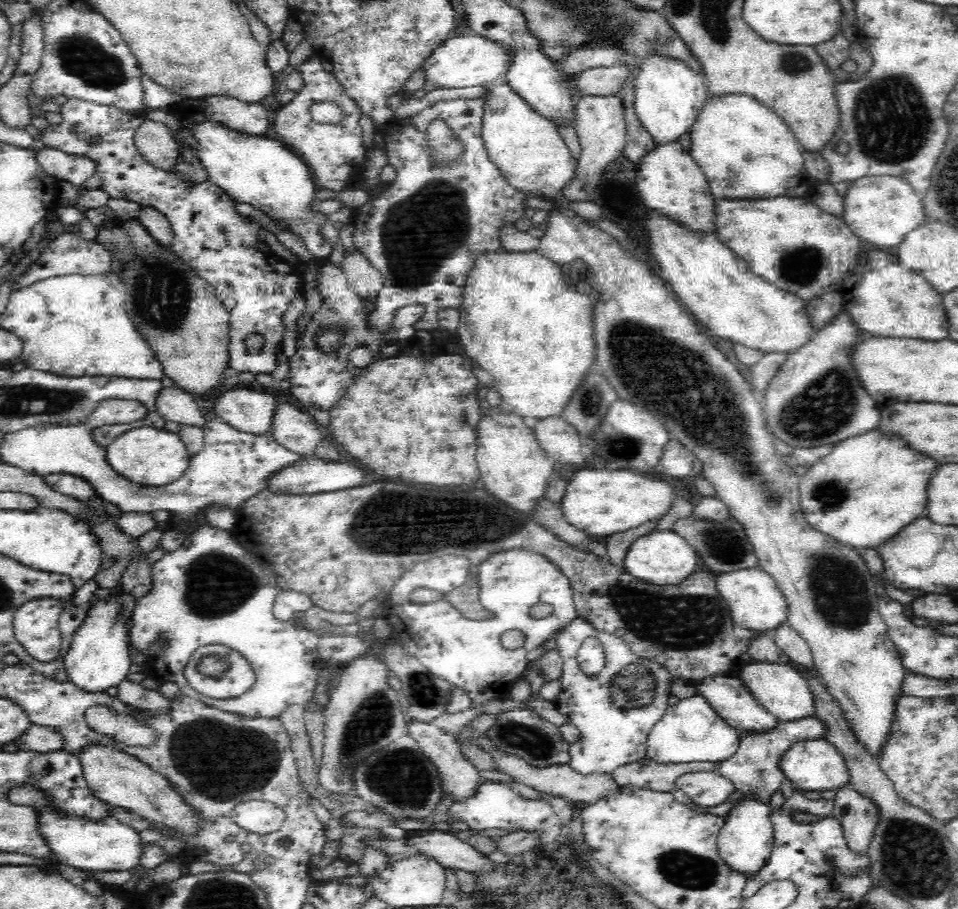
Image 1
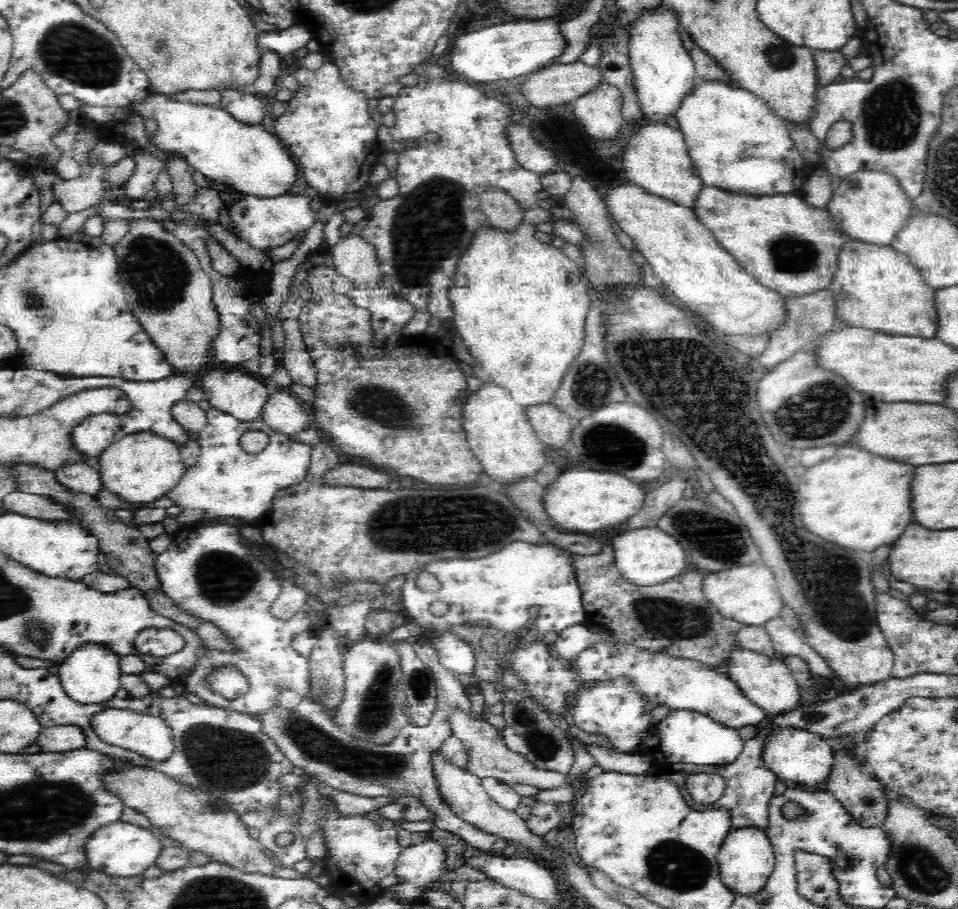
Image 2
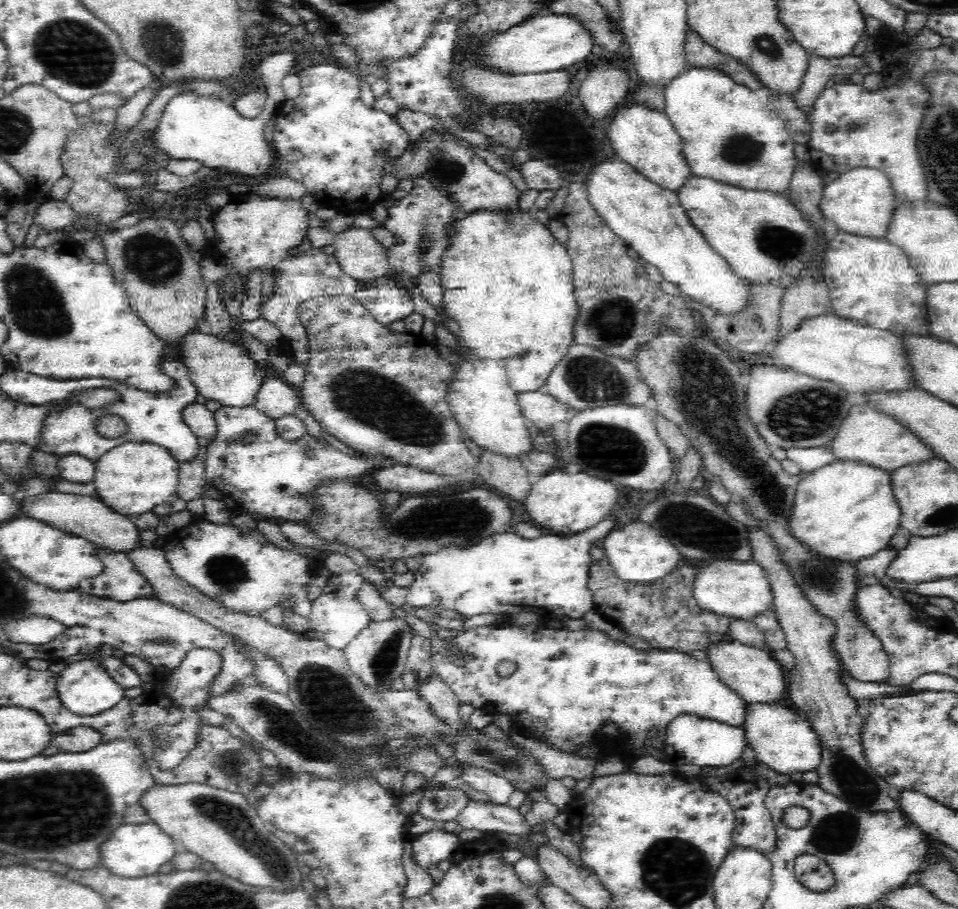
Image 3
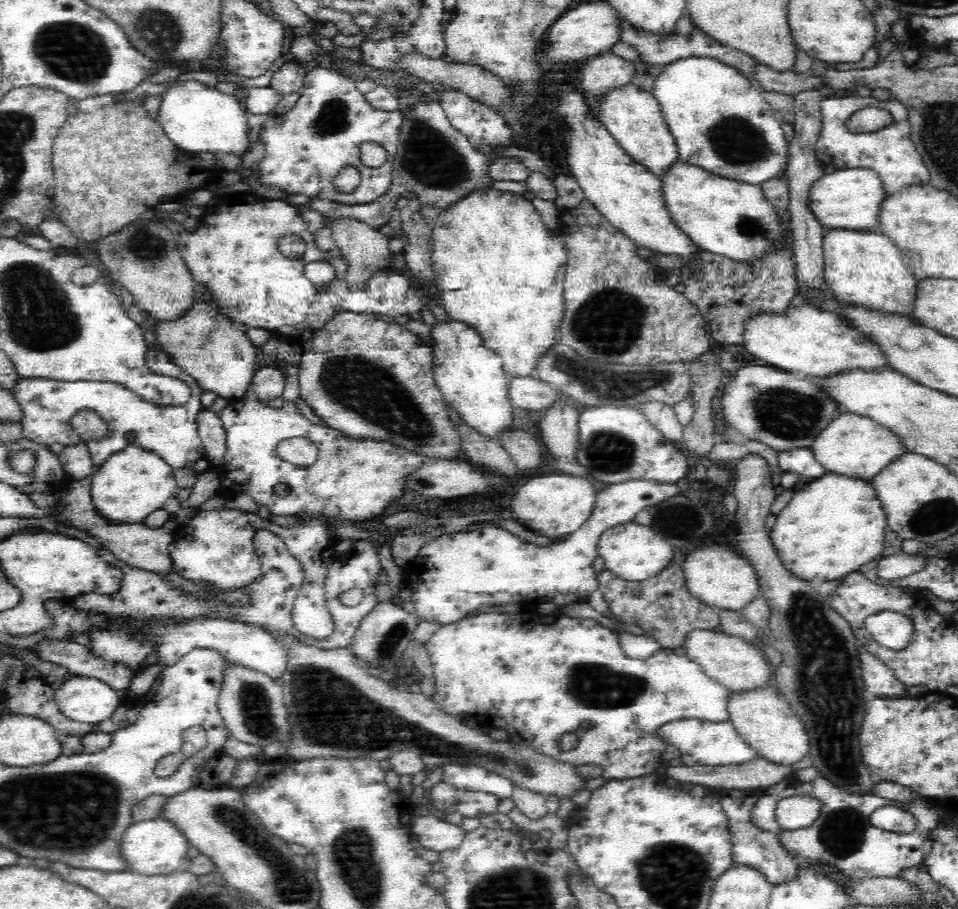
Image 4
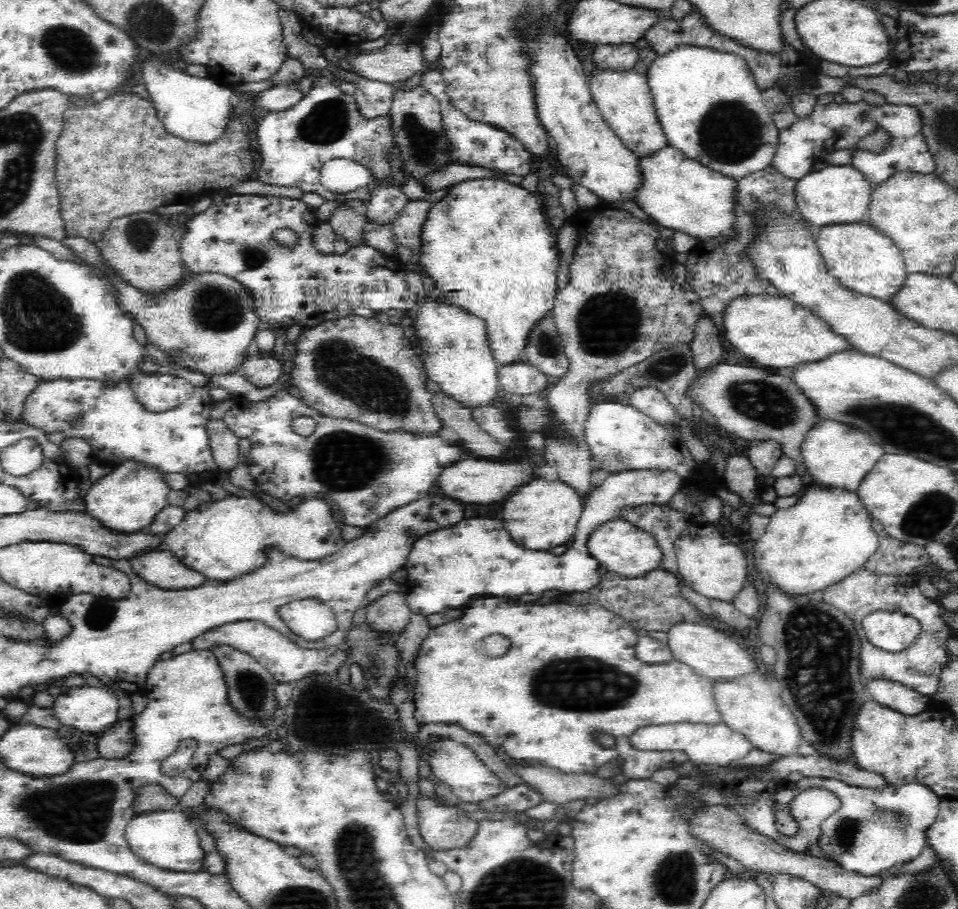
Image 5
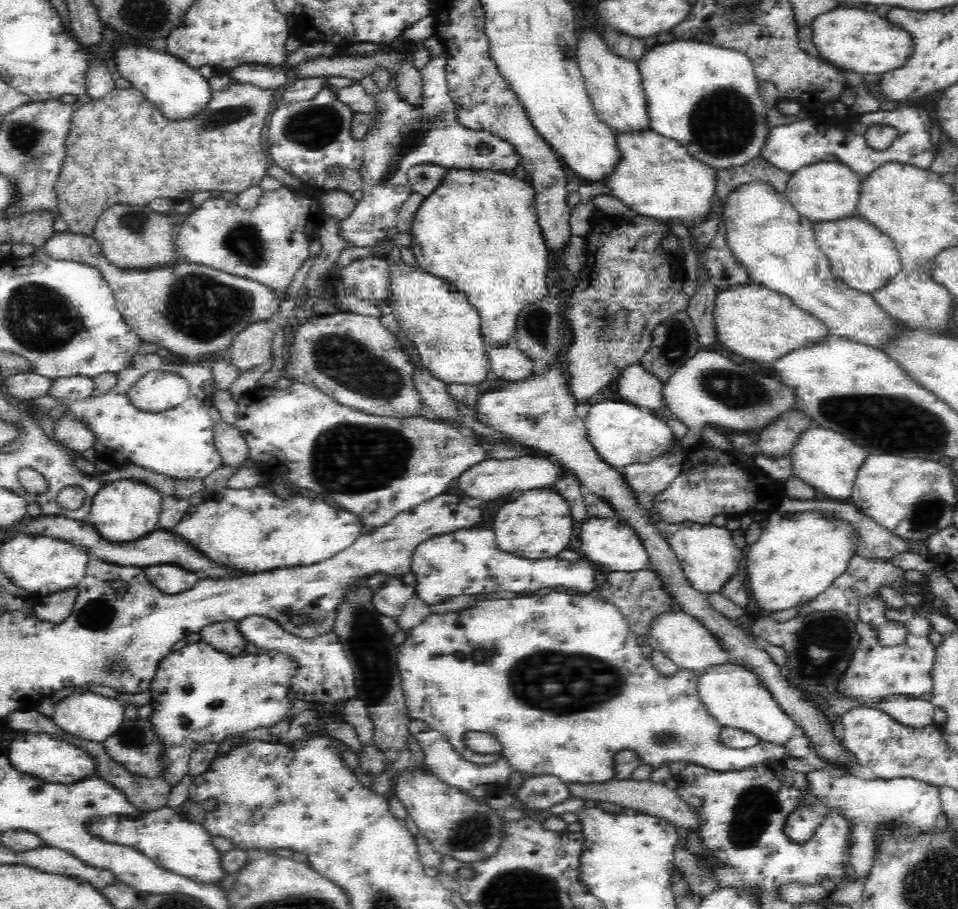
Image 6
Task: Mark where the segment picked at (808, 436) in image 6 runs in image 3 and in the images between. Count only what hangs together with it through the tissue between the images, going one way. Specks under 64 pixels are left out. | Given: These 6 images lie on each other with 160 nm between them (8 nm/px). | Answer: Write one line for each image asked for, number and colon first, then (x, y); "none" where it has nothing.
3: (865, 436)
4: (853, 446)
5: (836, 456)

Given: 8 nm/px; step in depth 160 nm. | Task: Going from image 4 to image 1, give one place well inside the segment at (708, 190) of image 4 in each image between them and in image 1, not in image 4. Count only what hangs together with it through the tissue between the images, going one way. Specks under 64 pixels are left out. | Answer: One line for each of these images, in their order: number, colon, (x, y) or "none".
1: (789, 242)
2: (789, 246)
3: (764, 239)

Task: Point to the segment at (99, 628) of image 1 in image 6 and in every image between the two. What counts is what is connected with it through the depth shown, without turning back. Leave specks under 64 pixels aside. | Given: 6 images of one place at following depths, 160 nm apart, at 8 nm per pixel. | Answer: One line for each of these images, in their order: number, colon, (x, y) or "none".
2: (90, 675)
3: (85, 689)
4: (84, 699)
5: (90, 709)
6: (89, 716)

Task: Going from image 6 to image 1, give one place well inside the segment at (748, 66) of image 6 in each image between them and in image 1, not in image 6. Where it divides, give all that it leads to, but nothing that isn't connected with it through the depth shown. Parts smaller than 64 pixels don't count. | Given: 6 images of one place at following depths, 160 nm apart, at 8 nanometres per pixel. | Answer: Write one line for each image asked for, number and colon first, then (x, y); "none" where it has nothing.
1: (745, 150)
2: (736, 142)
3: (728, 133)
4: (719, 120)
5: (707, 102)

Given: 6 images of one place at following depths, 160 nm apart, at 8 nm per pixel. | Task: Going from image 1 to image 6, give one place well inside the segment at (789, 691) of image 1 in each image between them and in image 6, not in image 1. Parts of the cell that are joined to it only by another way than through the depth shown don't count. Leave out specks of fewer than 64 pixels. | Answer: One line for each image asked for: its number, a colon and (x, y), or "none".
2: (766, 681)
3: (752, 673)
4: (730, 661)
5: (708, 652)
6: (681, 639)

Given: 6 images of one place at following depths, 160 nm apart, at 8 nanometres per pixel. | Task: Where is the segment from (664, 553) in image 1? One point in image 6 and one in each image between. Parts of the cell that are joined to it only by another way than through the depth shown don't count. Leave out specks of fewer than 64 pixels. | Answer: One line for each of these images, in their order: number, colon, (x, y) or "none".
2: (644, 556)
3: (637, 554)
4: (633, 552)
5: (617, 545)
6: (609, 542)

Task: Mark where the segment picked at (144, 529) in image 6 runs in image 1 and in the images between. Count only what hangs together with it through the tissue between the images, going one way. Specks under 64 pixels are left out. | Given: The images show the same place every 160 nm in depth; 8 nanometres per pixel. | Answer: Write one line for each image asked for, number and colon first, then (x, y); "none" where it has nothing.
1: (147, 457)
2: (140, 468)
3: (133, 478)
4: (132, 484)
5: (126, 501)

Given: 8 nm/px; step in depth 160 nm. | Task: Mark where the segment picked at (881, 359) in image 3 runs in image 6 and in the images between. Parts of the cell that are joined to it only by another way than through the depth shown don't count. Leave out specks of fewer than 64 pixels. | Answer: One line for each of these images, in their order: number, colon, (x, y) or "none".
4: (802, 339)
5: (770, 329)
6: (751, 320)

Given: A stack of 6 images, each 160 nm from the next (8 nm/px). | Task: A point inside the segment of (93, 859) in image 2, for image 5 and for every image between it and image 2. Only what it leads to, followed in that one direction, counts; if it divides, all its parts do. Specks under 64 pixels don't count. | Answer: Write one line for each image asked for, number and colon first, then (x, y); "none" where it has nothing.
3: (134, 851)
4: (155, 846)
5: (167, 839)

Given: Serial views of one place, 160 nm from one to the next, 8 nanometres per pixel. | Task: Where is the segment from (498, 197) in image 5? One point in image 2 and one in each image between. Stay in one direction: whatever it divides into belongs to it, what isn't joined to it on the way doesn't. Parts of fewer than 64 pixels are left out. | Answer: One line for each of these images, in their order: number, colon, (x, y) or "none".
2: (518, 303)
3: (506, 280)
4: (496, 265)

